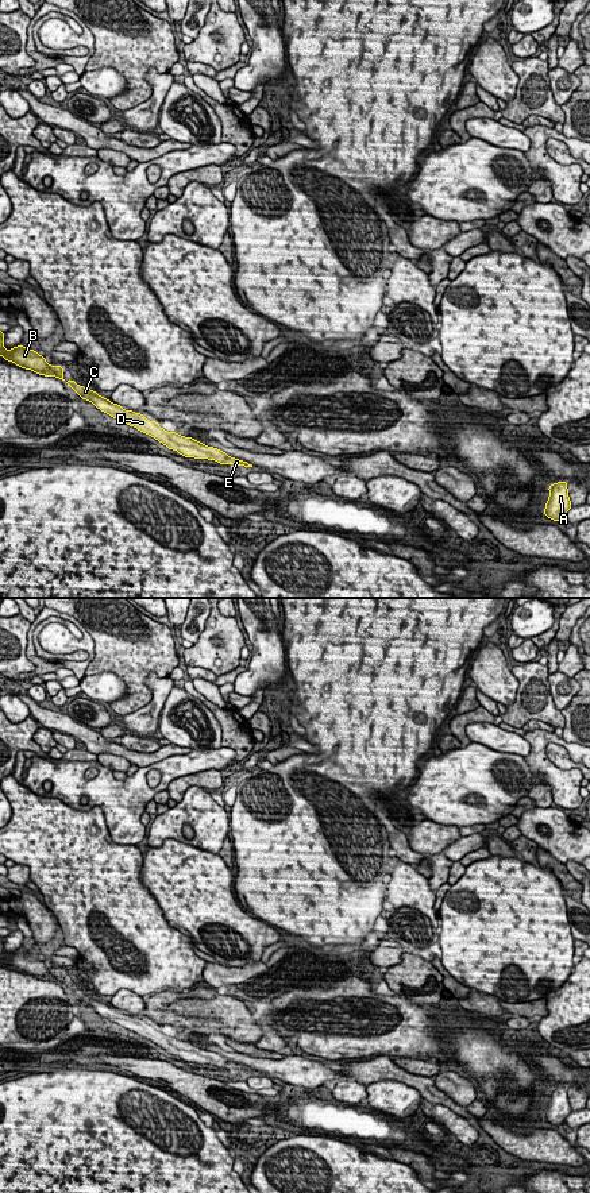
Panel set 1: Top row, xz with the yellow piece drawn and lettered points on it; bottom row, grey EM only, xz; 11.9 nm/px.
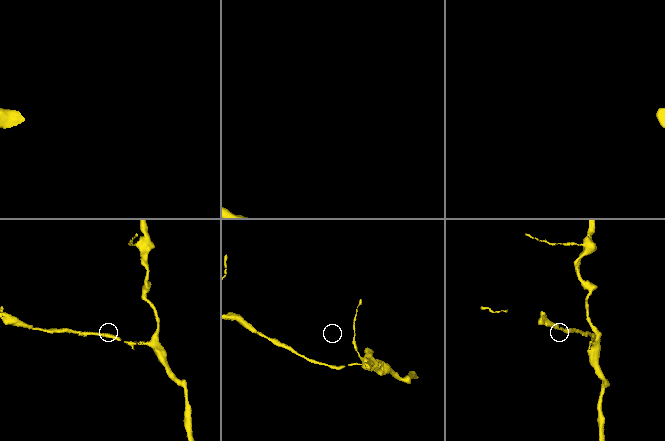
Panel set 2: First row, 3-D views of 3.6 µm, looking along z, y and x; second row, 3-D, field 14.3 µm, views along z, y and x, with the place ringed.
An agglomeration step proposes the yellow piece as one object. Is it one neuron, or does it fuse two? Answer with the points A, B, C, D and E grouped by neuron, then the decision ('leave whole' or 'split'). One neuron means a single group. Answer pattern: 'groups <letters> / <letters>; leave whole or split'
groups A B C D E; leave whole

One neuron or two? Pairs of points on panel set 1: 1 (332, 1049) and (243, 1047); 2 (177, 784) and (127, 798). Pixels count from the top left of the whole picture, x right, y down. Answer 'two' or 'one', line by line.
1: two
2: two

